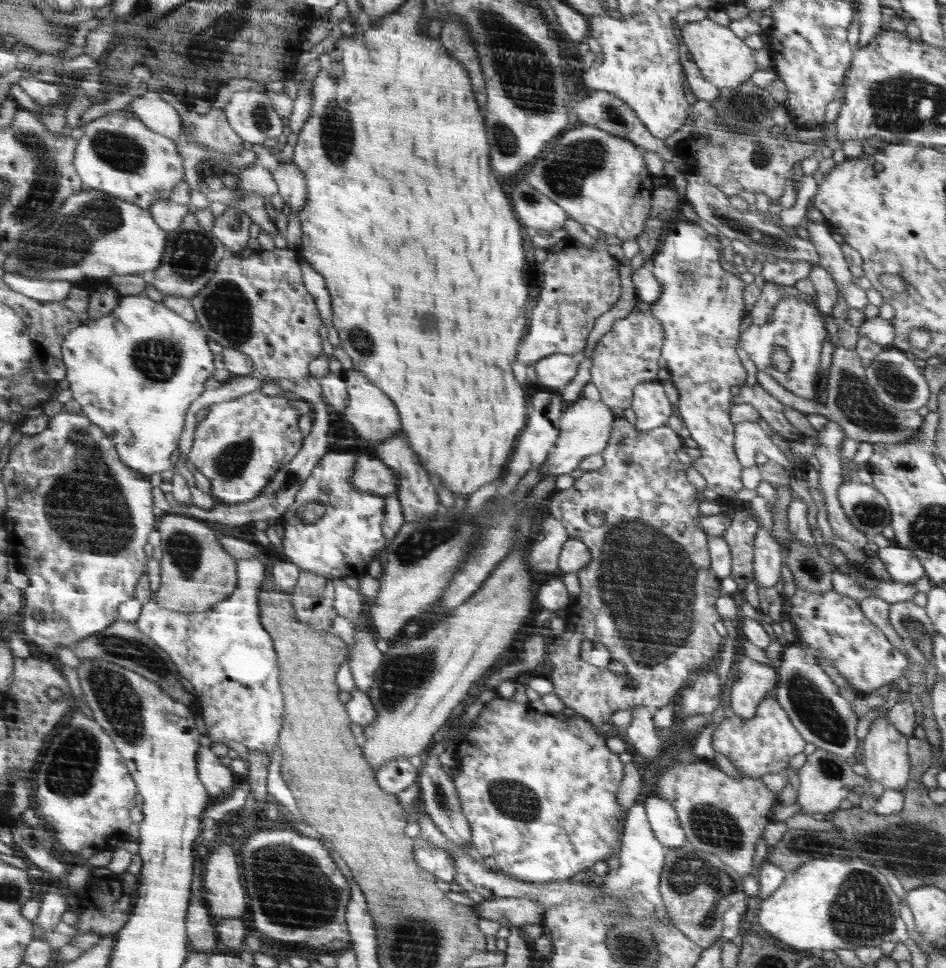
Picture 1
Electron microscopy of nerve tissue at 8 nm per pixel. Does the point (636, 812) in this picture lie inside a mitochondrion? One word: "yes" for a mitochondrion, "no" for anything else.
no

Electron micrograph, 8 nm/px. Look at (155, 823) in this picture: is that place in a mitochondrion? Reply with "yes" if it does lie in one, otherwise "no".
no

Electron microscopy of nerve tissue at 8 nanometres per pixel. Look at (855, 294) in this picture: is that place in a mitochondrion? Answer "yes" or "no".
no

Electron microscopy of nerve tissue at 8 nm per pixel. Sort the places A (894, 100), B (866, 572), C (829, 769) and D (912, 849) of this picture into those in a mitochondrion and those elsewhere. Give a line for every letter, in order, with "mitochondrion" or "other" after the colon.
A: mitochondrion
B: other
C: mitochondrion
D: mitochondrion

